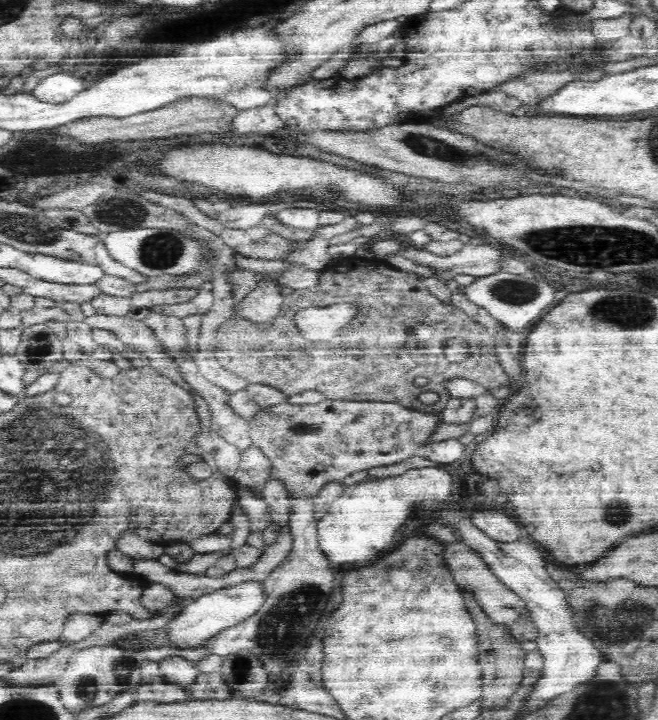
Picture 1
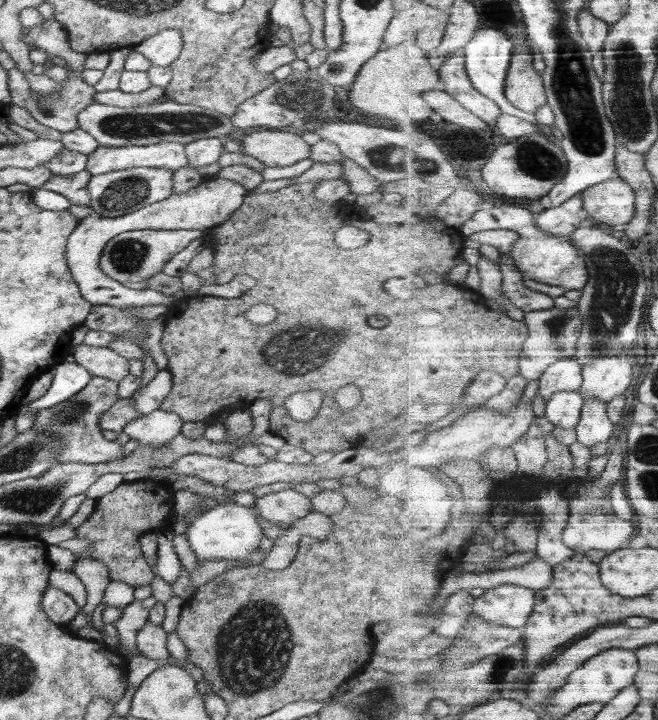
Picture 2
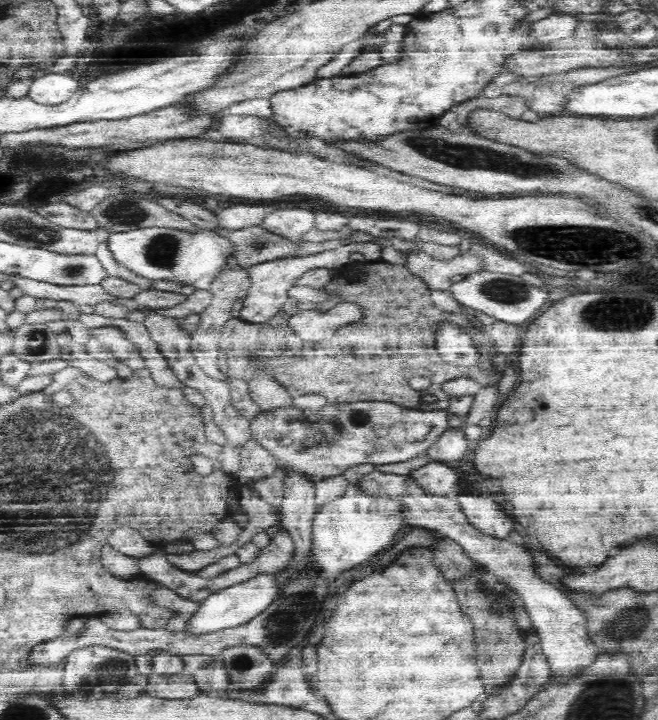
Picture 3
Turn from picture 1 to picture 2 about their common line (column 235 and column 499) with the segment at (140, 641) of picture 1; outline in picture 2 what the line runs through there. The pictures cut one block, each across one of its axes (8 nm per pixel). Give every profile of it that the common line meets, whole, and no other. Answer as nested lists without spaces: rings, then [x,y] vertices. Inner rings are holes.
[[[502,584],[502,586],[488,589],[486,594],[475,599],[470,617],[478,616],[478,618],[482,618],[484,622],[490,622],[490,624],[514,626],[514,628],[523,630],[536,608],[537,590],[516,584]]]

